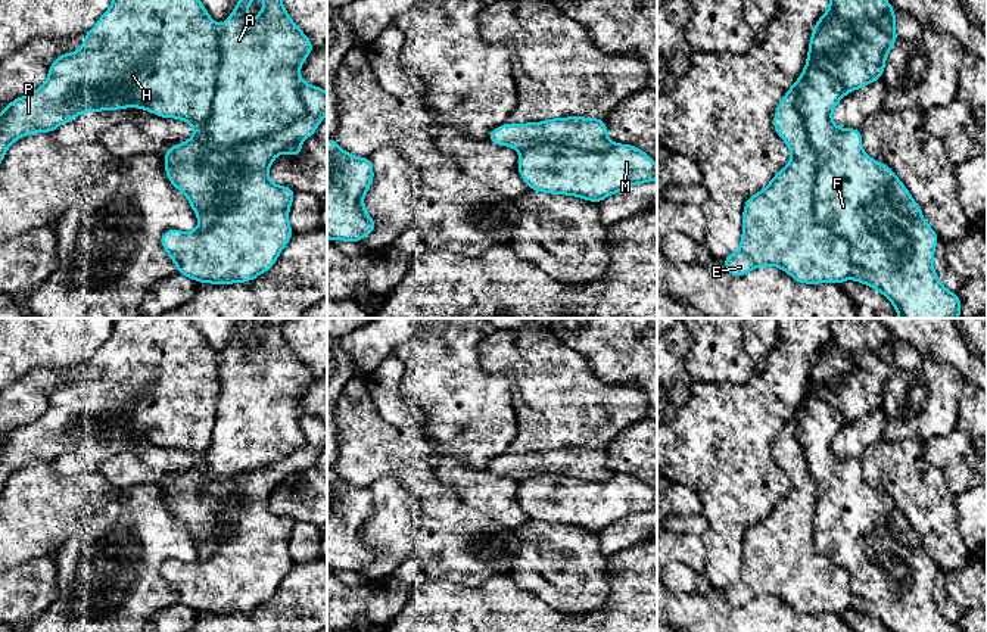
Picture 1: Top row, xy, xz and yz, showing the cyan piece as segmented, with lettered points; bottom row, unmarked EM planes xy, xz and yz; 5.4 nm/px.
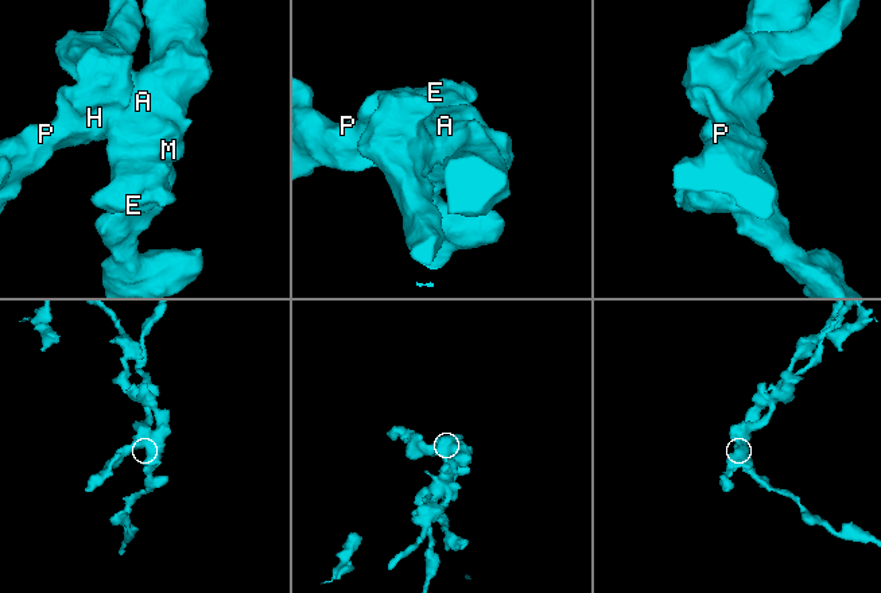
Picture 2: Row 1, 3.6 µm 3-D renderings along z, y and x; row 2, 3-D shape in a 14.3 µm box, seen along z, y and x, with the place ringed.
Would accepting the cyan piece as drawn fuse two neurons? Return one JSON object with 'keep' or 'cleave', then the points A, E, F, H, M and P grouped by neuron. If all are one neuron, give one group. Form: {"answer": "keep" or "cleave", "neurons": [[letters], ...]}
{"answer": "cleave", "neurons": [["A", "F", "M"], ["E", "H", "P"]]}

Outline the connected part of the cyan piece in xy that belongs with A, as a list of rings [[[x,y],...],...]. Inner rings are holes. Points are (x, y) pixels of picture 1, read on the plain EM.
[[[245,318],[233,343],[219,358],[219,398],[206,460],[209,480],[231,480],[275,464],[306,443],[301,424],[305,412],[299,399],[315,377],[286,342],[281,333],[284,320]],[[256,326],[267,330],[259,345],[249,352],[245,345]]]

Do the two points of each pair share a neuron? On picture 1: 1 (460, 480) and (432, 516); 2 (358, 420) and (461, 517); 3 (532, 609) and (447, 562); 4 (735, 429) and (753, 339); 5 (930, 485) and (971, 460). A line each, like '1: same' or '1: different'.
1: different
2: same
3: different
4: different
5: different

